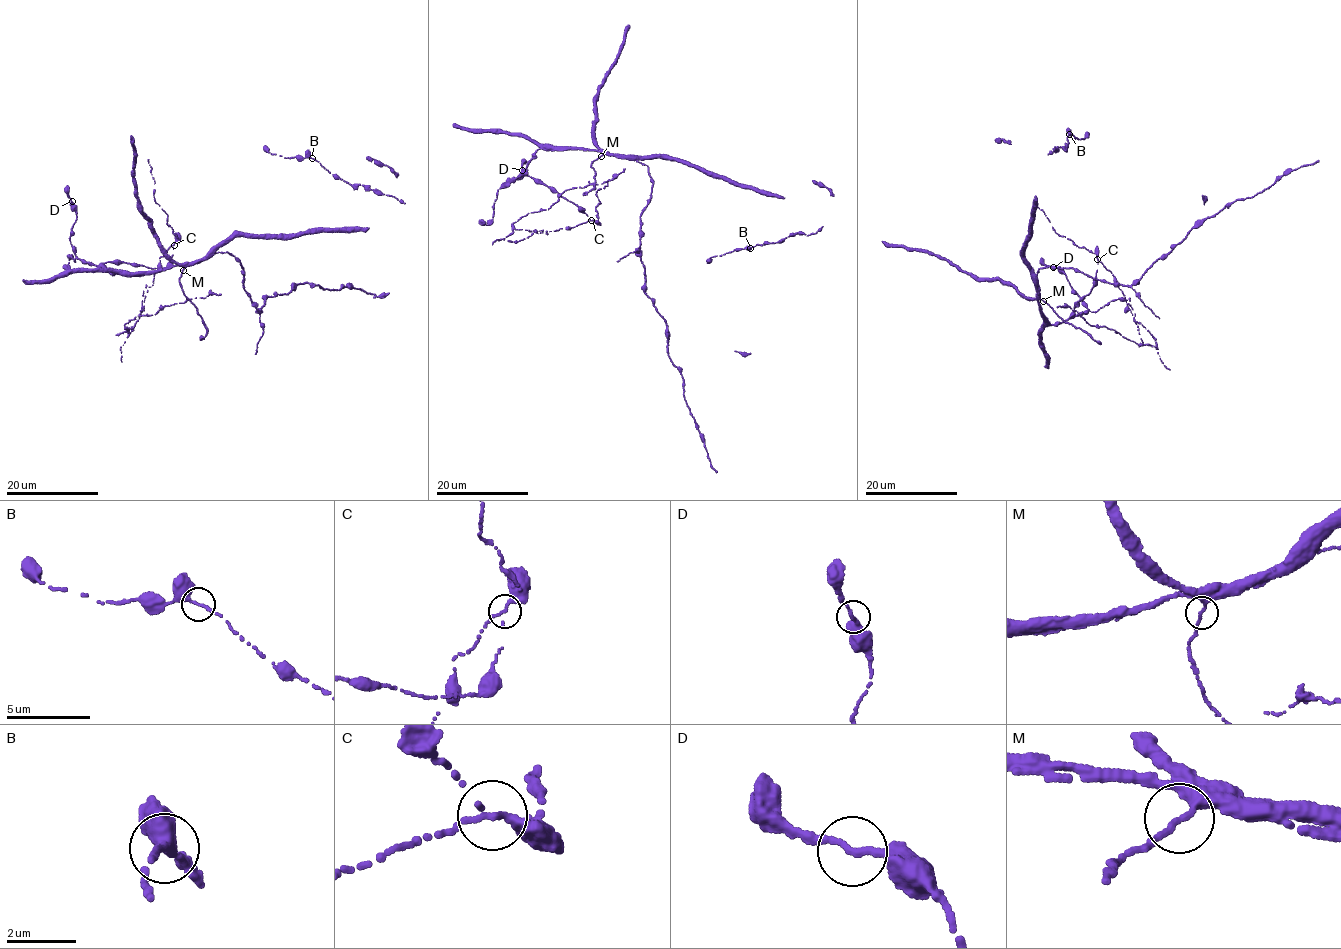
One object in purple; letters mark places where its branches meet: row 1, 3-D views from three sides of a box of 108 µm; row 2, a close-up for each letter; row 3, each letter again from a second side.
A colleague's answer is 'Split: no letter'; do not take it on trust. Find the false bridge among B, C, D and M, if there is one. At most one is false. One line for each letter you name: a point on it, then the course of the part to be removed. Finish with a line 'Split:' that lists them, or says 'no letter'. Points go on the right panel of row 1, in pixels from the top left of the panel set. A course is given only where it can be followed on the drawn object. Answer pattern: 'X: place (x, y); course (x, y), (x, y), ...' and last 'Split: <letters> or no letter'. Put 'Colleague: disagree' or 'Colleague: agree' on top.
Colleague: disagree
C: place (1097, 259); course (1097, 260), (1111, 272), (1132, 307), (1141, 344), (1127, 340), (1105, 326), (1091, 325), (1069, 306), (1057, 307)
Split: C

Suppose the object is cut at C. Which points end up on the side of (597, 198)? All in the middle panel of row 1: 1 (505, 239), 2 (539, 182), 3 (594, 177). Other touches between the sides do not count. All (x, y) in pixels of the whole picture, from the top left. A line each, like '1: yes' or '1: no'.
1: no
2: yes
3: yes

